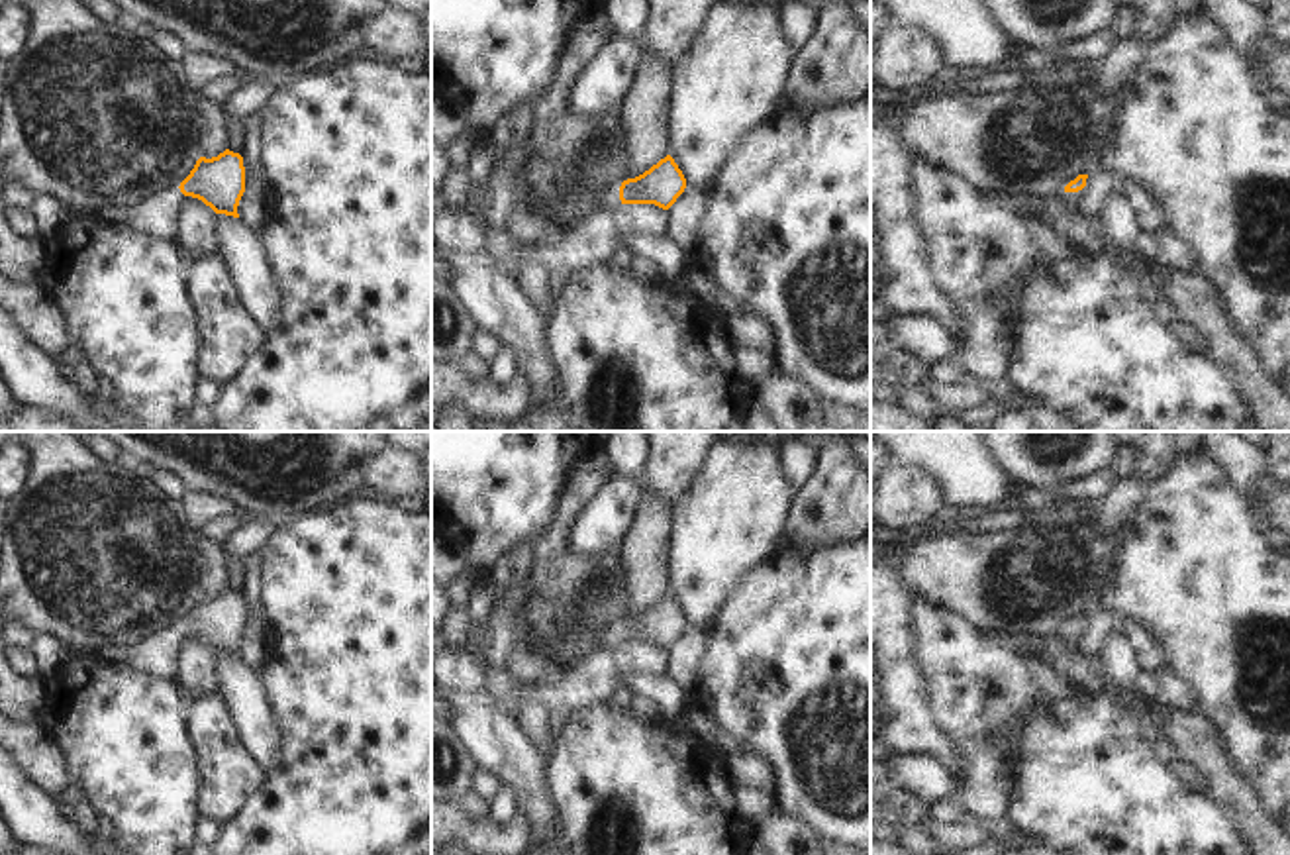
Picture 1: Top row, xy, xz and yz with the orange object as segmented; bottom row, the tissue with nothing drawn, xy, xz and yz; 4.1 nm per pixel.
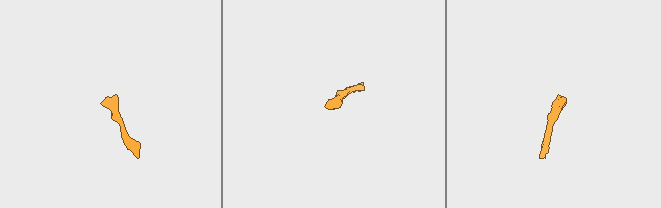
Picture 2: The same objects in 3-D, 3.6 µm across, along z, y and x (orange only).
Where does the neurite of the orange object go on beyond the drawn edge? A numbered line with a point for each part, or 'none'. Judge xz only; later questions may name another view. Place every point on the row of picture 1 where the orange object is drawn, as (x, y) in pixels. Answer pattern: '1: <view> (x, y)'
1: xz (608, 197)

